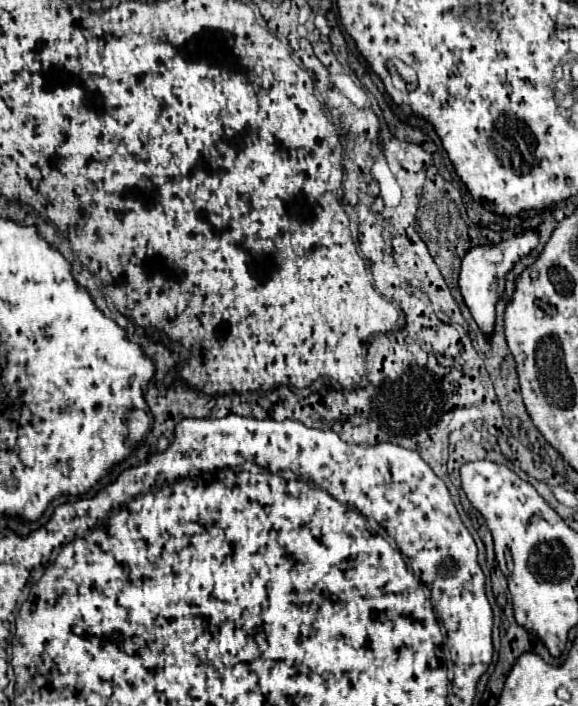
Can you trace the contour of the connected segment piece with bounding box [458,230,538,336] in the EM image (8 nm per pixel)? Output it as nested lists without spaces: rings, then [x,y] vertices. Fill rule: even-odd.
[[[528,230],[526,234],[522,236],[516,236],[512,240],[504,240],[496,246],[478,246],[478,248],[472,248],[464,260],[462,260],[462,270],[460,270],[460,290],[462,290],[462,296],[464,296],[464,302],[466,306],[470,308],[476,324],[480,326],[480,330],[486,334],[486,336],[492,336],[494,334],[494,322],[496,322],[496,302],[498,298],[504,294],[504,288],[506,288],[506,276],[508,272],[514,268],[514,264],[528,256],[534,248],[538,246],[538,236]]]

